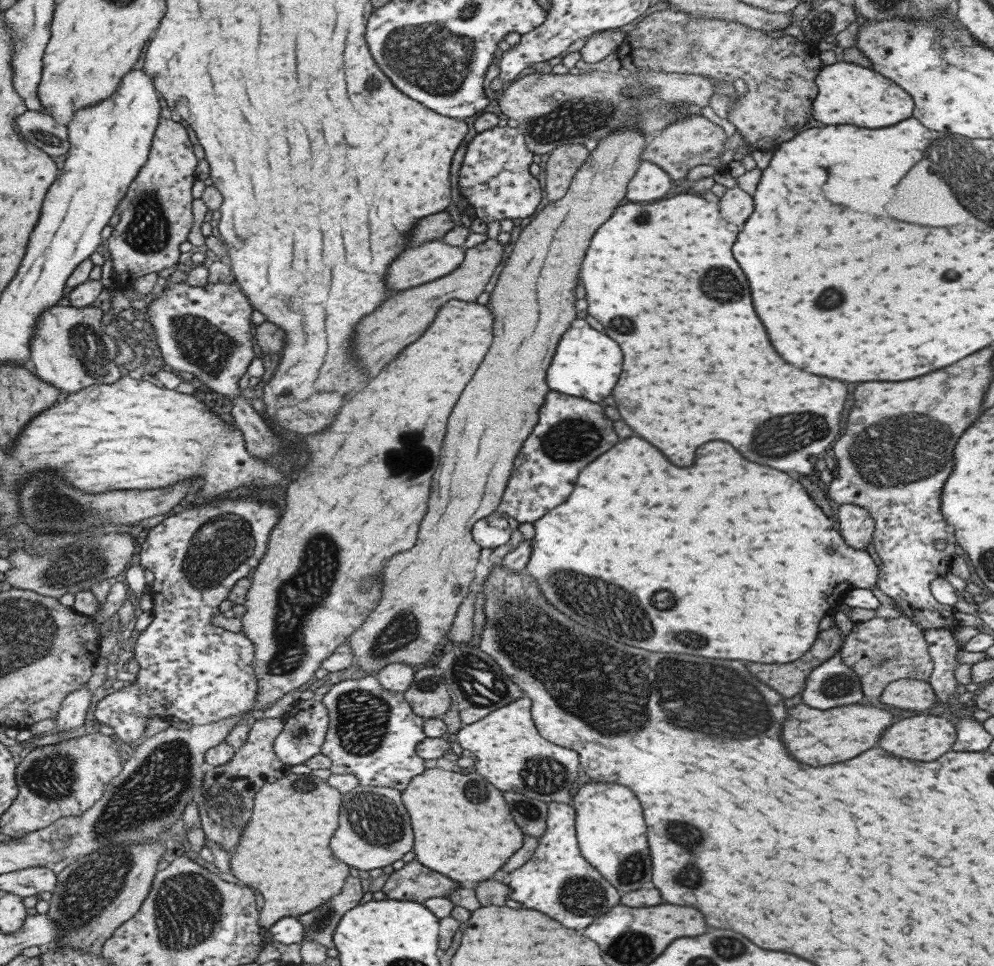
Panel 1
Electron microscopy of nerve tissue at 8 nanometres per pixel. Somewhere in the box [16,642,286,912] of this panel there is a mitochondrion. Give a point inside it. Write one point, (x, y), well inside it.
(160, 781)

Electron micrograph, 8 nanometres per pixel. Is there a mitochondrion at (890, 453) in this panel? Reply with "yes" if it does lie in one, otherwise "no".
yes

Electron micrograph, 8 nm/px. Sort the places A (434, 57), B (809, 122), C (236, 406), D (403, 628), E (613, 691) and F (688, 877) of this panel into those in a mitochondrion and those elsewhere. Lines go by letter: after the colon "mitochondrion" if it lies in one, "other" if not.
A: mitochondrion
B: other
C: other
D: mitochondrion
E: mitochondrion
F: mitochondrion

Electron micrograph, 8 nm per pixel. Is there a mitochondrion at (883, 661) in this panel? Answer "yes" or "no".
yes

